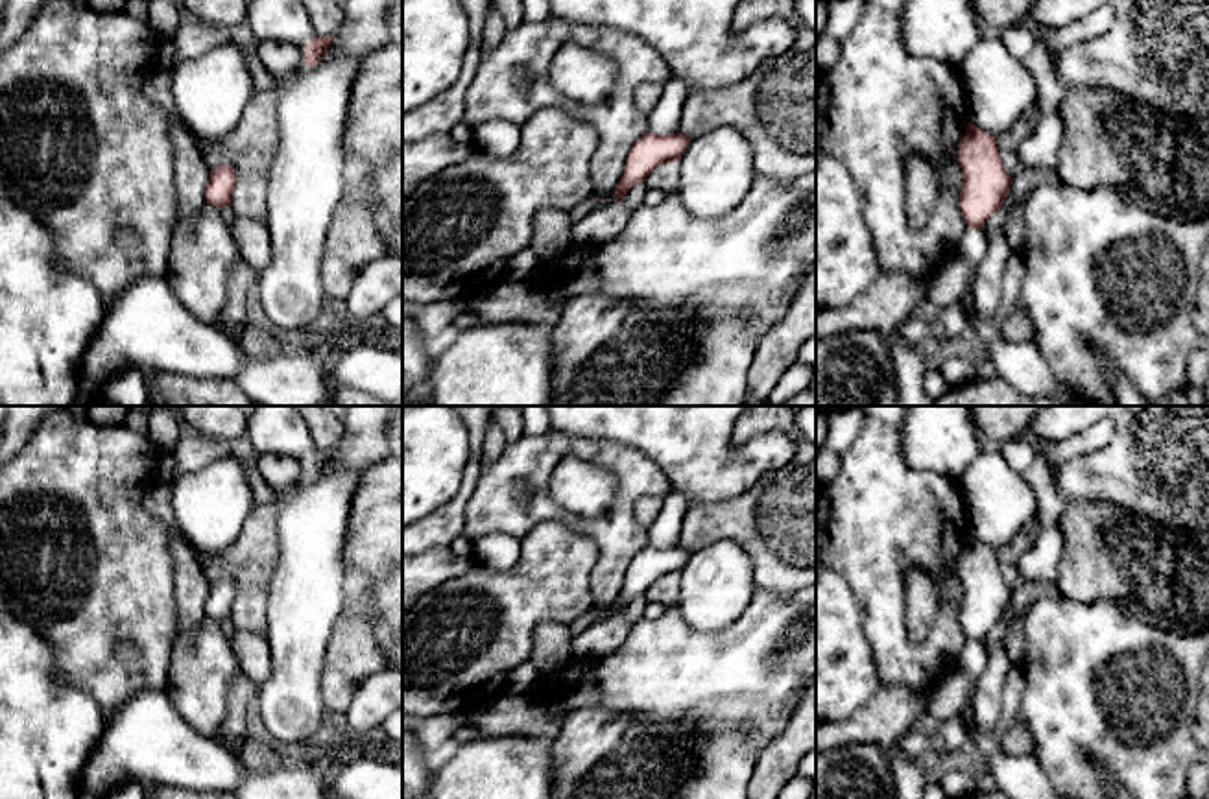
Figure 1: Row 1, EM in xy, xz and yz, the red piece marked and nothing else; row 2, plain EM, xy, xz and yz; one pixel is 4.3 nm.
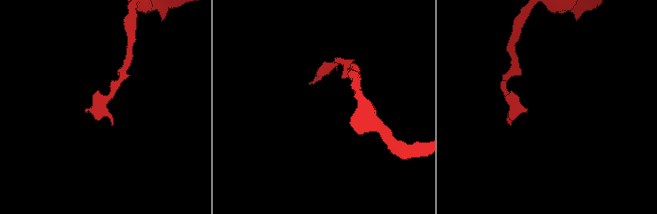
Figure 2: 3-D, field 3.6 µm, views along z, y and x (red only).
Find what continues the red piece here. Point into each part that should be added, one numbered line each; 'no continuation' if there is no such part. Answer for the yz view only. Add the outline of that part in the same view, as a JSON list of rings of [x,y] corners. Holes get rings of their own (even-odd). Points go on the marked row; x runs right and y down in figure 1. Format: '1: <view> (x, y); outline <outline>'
no continuation

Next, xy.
no continuation

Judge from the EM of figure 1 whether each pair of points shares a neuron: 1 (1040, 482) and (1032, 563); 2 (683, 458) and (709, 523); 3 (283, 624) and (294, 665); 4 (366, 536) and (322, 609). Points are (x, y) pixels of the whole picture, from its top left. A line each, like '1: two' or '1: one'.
1: one
2: two
3: one
4: two

